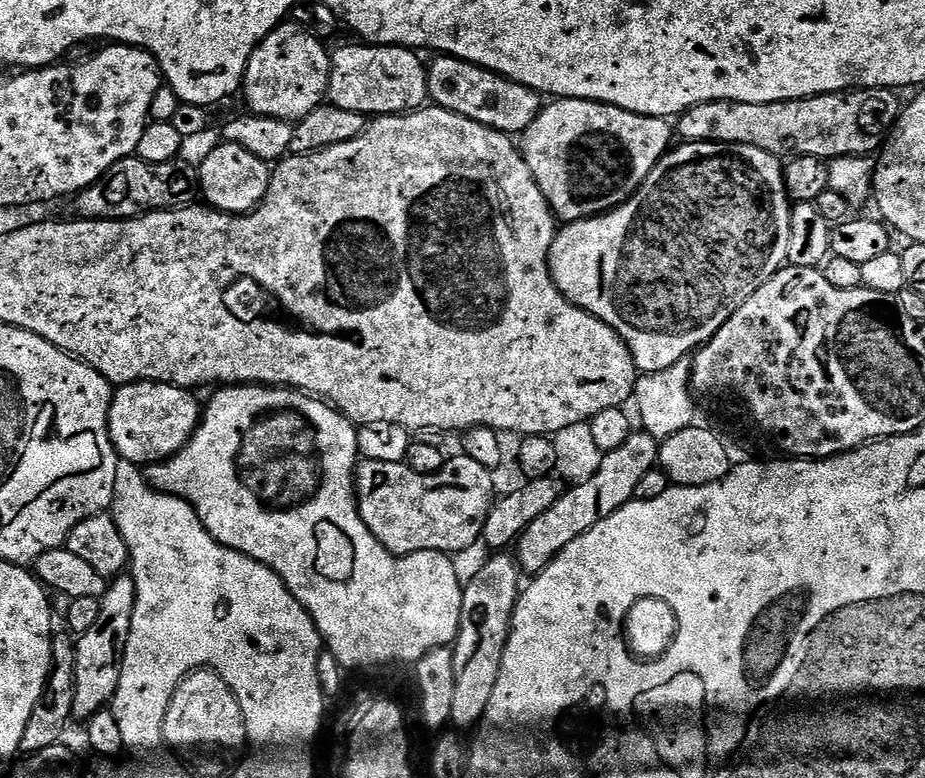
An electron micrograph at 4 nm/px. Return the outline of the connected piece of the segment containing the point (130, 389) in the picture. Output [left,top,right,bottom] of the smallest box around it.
[108,380,202,466]

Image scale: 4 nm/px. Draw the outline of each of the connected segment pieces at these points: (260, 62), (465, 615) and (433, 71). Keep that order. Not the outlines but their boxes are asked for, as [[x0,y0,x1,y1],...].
[[242,22,332,122],[451,554,522,729],[427,54,542,134]]

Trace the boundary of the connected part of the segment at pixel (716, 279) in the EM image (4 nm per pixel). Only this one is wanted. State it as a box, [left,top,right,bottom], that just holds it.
[548,142,793,374]

